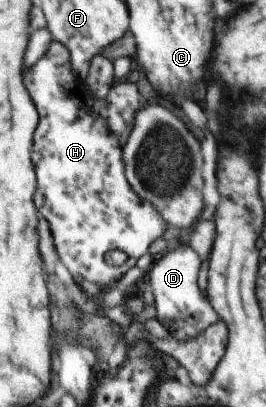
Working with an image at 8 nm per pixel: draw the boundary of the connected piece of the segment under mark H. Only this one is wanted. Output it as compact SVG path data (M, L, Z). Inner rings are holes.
M52 41L48 53L35 64L35 68L27 70L27 90L31 90L31 98L35 98L35 102L39 102L39 116L43 118L43 122L39 122L39 130L35 132L35 166L39 166L39 194L35 194L35 204L39 206L39 212L49 220L55 244L57 244L58 254L62 264L68 269L74 282L78 284L81 280L89 280L89 282L97 282L99 286L111 286L116 283L120 278L126 276L131 269L135 268L137 260L144 254L149 253L151 245L158 241L161 236L165 236L167 228L170 224L166 218L163 218L162 211L155 206L153 202L146 202L139 196L138 191L127 180L125 148L127 138L131 136L134 129L134 122L137 119L137 114L145 104L141 100L141 90L137 84L125 84L119 82L114 84L107 100L97 99L89 90L86 82L82 82L73 74L71 70L71 56L69 50L62 42ZM109 250L121 250L127 254L128 259L121 266L111 266L105 263L105 254Z

